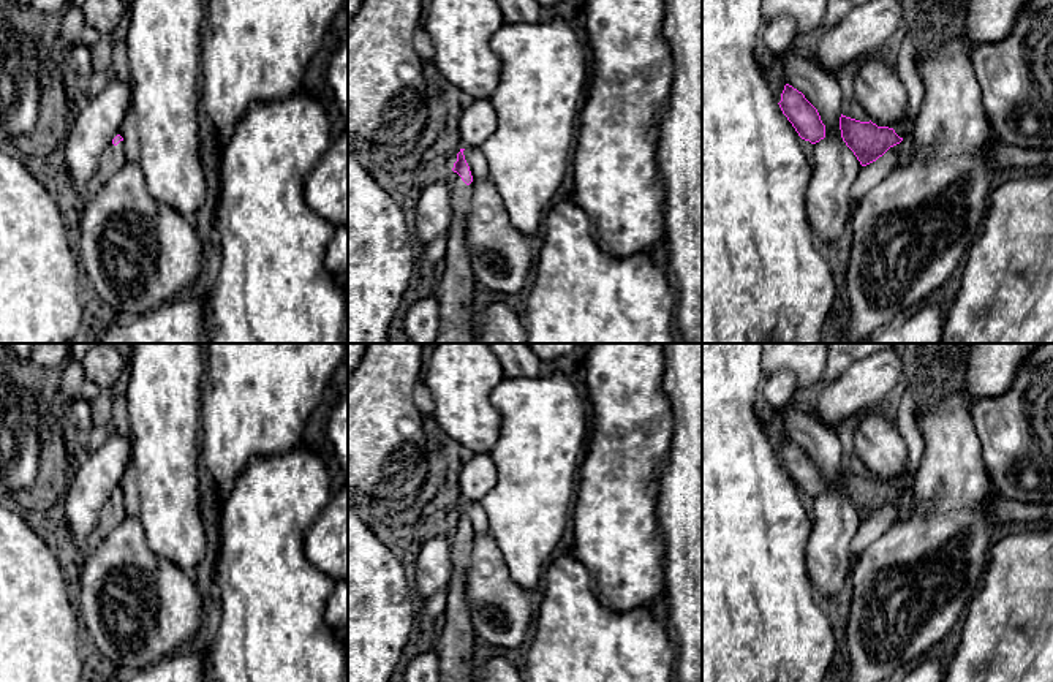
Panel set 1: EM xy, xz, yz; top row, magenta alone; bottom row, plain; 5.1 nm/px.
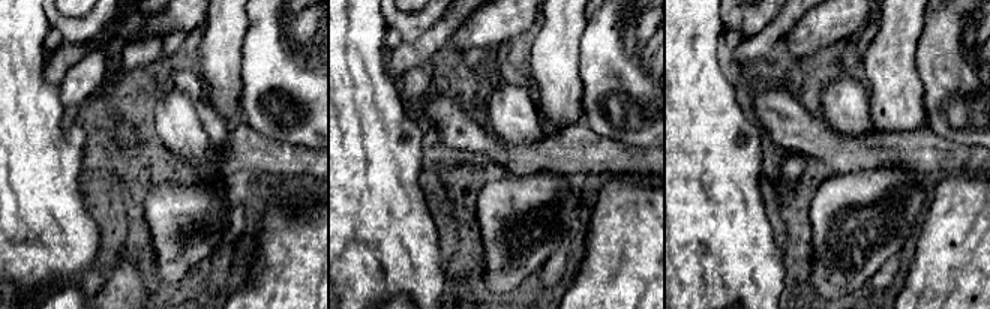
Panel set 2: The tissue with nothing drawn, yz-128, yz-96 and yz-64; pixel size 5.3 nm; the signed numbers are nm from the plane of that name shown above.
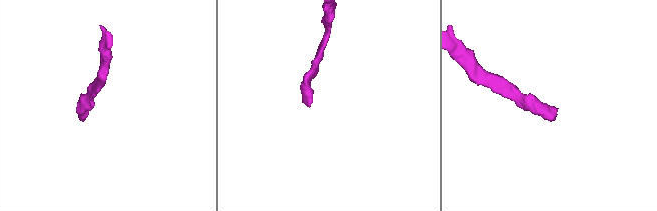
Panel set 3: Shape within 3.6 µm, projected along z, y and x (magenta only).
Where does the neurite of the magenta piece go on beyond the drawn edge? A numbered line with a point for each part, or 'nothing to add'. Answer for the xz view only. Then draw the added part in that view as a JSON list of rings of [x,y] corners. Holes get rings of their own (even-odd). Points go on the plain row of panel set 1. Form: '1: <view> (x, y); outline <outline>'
1: xz (454, 647); outline [[[451,525],[447,533],[454,571],[447,585],[444,627],[438,633],[435,646],[440,682],[477,682],[479,669],[473,661],[476,633],[466,603],[466,573],[471,541],[454,525]]]

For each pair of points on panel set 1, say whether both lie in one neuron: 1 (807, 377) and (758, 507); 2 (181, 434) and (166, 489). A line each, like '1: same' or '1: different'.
1: different
2: same

